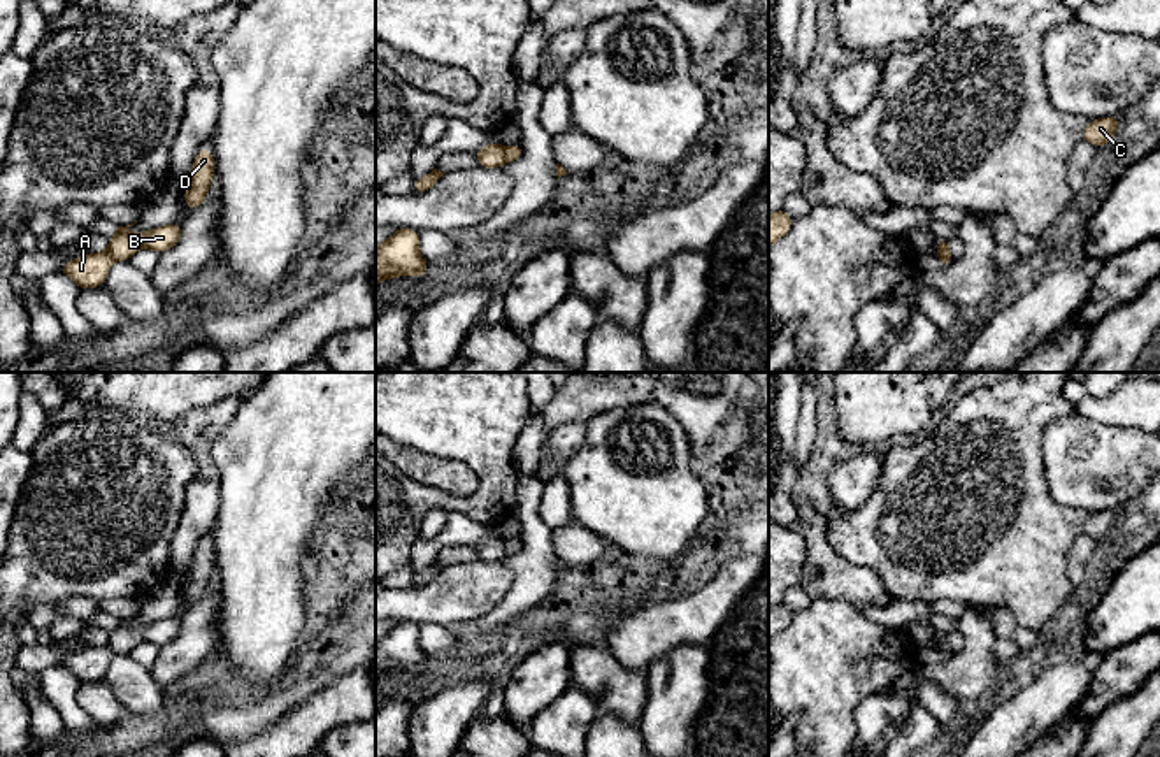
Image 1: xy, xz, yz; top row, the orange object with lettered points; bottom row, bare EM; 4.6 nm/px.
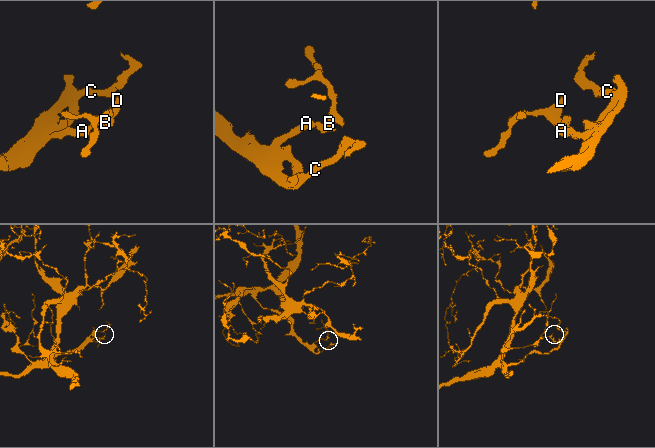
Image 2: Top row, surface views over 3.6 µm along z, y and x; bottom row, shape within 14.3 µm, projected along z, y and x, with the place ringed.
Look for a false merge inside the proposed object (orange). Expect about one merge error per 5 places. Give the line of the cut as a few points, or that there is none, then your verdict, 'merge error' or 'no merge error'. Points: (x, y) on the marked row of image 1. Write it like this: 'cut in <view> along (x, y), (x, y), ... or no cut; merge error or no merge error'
cut in xz along (504, 148), (508, 160); merge error

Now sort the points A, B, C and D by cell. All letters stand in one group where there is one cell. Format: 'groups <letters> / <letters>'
groups A C / B D

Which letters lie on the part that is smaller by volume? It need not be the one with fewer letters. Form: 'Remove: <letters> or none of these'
Remove: B, D

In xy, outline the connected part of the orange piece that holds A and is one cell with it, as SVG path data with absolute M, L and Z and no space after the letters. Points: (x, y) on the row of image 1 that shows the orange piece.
M91 253L63 263L58 272L68 274L81 290L97 288L104 286L112 262L109 253Z

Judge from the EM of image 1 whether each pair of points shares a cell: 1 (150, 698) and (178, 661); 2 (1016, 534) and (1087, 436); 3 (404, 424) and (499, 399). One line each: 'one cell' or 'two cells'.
1: two cells
2: two cells
3: one cell

